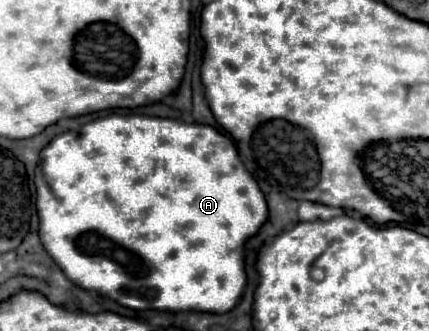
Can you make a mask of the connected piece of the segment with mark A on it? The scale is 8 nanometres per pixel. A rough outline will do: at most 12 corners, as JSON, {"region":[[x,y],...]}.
{"region":[[110,114],[40,242],[132,310],[230,312],[268,204],[230,136]]}

